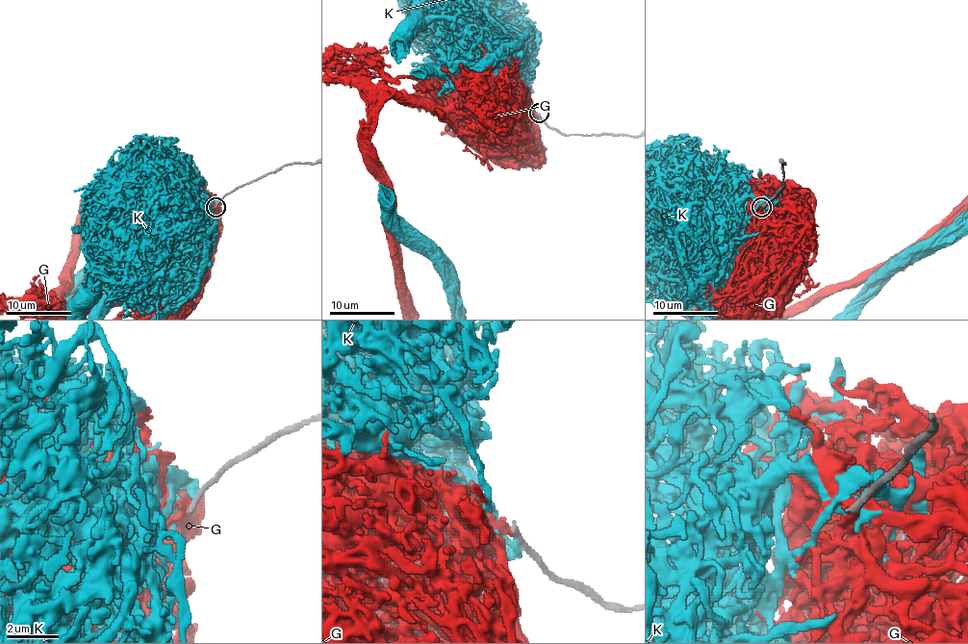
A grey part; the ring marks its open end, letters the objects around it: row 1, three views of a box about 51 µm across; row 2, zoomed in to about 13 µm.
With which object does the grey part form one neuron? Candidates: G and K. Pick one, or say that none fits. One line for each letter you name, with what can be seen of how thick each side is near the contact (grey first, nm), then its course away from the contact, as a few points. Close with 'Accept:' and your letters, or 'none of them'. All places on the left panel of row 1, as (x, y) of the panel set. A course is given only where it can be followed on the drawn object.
Accept: none of them

